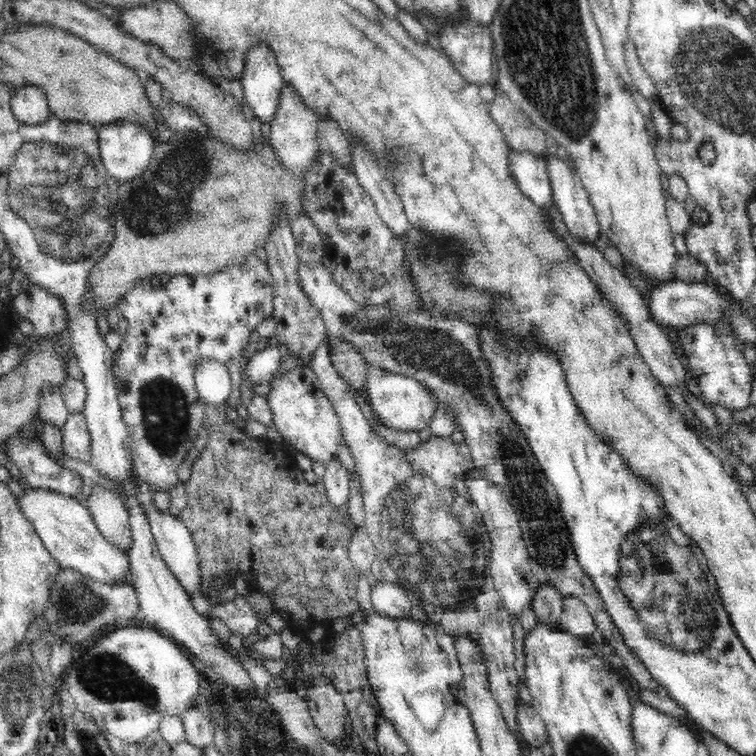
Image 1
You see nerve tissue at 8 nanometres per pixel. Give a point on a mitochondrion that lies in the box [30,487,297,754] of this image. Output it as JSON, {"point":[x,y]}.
{"point":[106,676]}

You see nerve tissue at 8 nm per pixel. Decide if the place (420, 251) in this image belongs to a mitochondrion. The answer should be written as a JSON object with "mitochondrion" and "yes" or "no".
{"mitochondrion":"yes"}

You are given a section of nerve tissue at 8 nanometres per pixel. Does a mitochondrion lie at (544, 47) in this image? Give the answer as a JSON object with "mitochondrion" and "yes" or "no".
{"mitochondrion":"yes"}

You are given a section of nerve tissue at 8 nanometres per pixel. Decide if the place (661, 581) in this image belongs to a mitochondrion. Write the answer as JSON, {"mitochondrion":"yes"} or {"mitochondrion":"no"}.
{"mitochondrion":"yes"}

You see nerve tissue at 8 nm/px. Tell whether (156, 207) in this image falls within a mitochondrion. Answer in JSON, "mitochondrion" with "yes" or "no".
{"mitochondrion":"yes"}

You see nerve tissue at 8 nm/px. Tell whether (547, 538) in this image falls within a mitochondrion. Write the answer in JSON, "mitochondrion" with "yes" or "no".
{"mitochondrion":"yes"}

